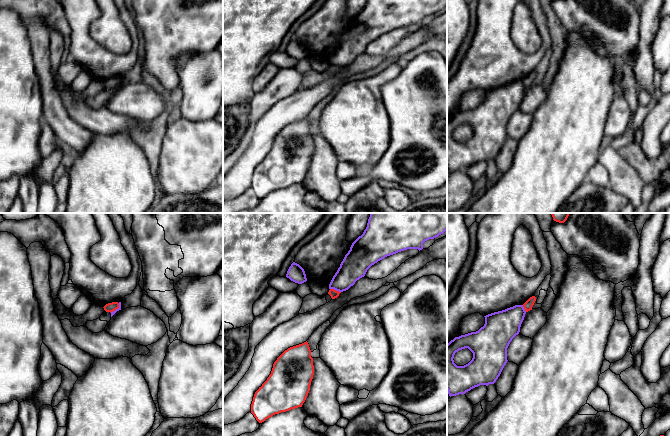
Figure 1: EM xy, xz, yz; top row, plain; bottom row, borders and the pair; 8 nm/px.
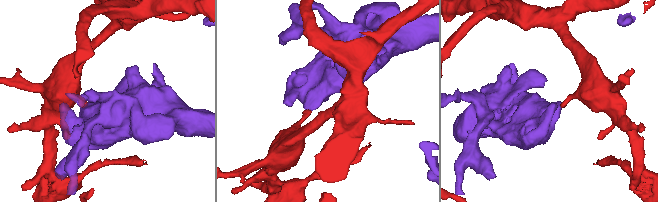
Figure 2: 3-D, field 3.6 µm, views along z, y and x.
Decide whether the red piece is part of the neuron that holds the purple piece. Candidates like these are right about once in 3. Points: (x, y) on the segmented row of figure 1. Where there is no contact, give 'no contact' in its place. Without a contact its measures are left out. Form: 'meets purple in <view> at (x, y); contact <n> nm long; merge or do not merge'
meets purple in xz at (335, 289); contact 90 nm long; do not merge

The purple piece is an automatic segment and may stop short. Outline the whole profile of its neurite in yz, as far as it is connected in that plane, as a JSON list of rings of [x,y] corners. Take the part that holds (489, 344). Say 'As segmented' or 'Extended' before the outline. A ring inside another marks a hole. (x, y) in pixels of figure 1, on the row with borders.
As segmented. [[[515,305],[502,311],[488,314],[485,324],[476,332],[455,337],[447,344],[447,391],[449,396],[465,394],[480,385],[494,384],[507,363],[507,348],[512,339],[519,334],[526,311],[523,305]],[[468,348],[473,353],[472,360],[464,365],[454,363],[454,355]]]

